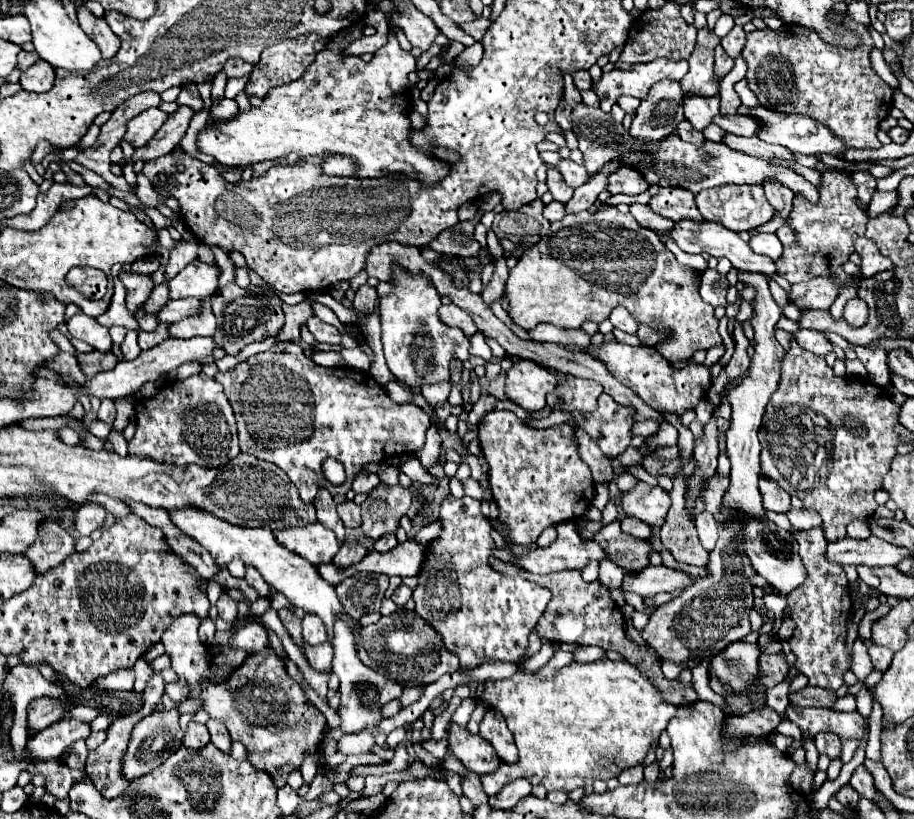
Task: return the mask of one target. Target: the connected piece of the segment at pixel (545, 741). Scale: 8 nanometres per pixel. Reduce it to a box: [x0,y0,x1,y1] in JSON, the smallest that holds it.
[482,660,676,796]

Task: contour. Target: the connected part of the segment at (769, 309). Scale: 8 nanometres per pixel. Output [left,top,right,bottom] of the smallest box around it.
[724,270,784,516]

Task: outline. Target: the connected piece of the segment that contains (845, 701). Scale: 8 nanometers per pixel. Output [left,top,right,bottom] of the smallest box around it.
[834,696,856,712]

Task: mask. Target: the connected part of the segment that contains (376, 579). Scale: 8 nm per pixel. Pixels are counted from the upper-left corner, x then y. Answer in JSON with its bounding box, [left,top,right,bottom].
[336,572,388,620]

